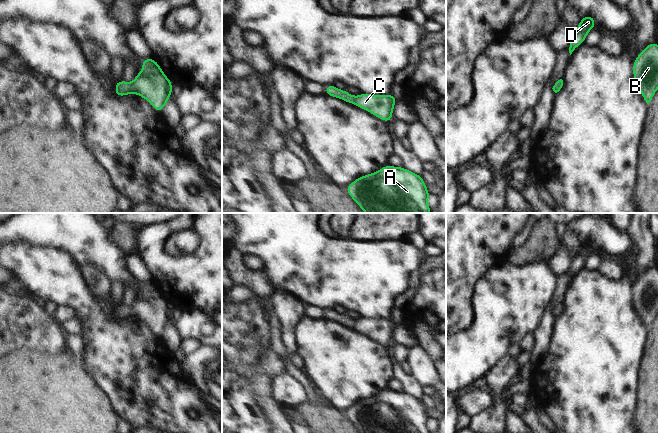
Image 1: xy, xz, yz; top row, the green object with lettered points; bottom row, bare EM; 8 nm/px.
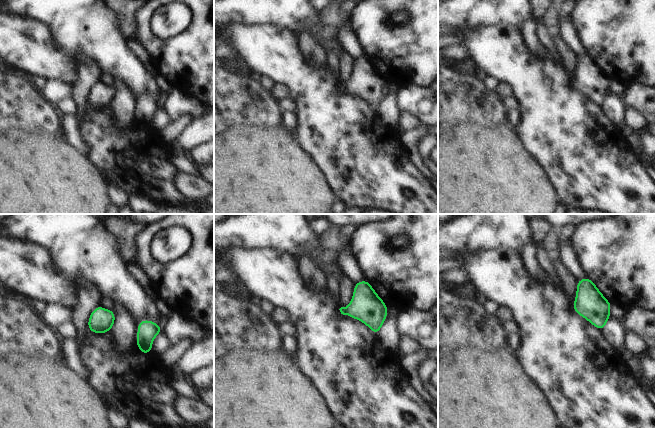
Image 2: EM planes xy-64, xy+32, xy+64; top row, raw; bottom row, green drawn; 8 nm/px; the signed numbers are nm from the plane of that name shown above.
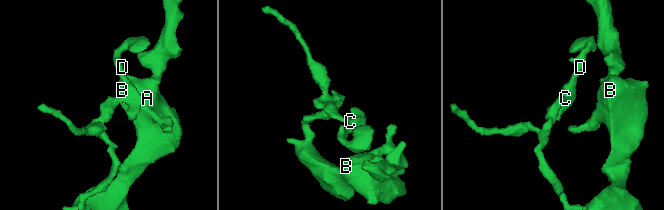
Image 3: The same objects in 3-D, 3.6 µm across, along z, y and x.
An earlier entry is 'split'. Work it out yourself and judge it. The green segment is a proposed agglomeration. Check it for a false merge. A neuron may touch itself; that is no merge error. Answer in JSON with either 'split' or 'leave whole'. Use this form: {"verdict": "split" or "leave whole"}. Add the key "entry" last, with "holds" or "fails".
{"verdict": "leave whole", "entry": "fails"}

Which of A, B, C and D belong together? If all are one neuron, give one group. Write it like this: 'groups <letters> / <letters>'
groups A B C D

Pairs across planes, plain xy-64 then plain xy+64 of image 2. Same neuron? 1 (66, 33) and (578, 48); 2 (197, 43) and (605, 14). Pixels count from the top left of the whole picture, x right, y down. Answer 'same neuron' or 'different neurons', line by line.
1: different neurons
2: same neuron

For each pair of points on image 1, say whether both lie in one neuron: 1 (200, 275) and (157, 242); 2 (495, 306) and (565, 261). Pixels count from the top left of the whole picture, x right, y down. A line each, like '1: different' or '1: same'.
1: same
2: different

